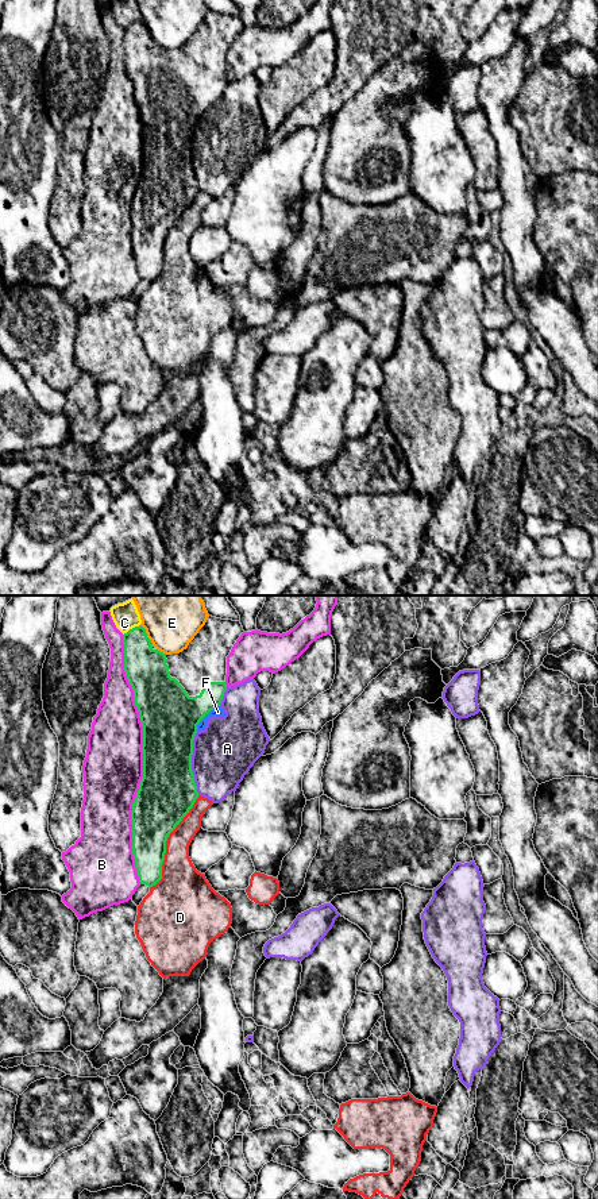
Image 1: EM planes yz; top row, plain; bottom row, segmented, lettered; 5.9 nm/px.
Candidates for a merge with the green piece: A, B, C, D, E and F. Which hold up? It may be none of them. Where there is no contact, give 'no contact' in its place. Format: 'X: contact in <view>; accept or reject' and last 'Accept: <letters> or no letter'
A: contact in yz; reject
B: contact in yz; reject
C: contact in yz; reject
D: contact in yz; reject
E: contact in yz; reject
F: contact in yz; reject
Accept: no letter

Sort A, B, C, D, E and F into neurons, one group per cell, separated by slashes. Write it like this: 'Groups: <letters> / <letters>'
Groups: A F / B / C / D / E

